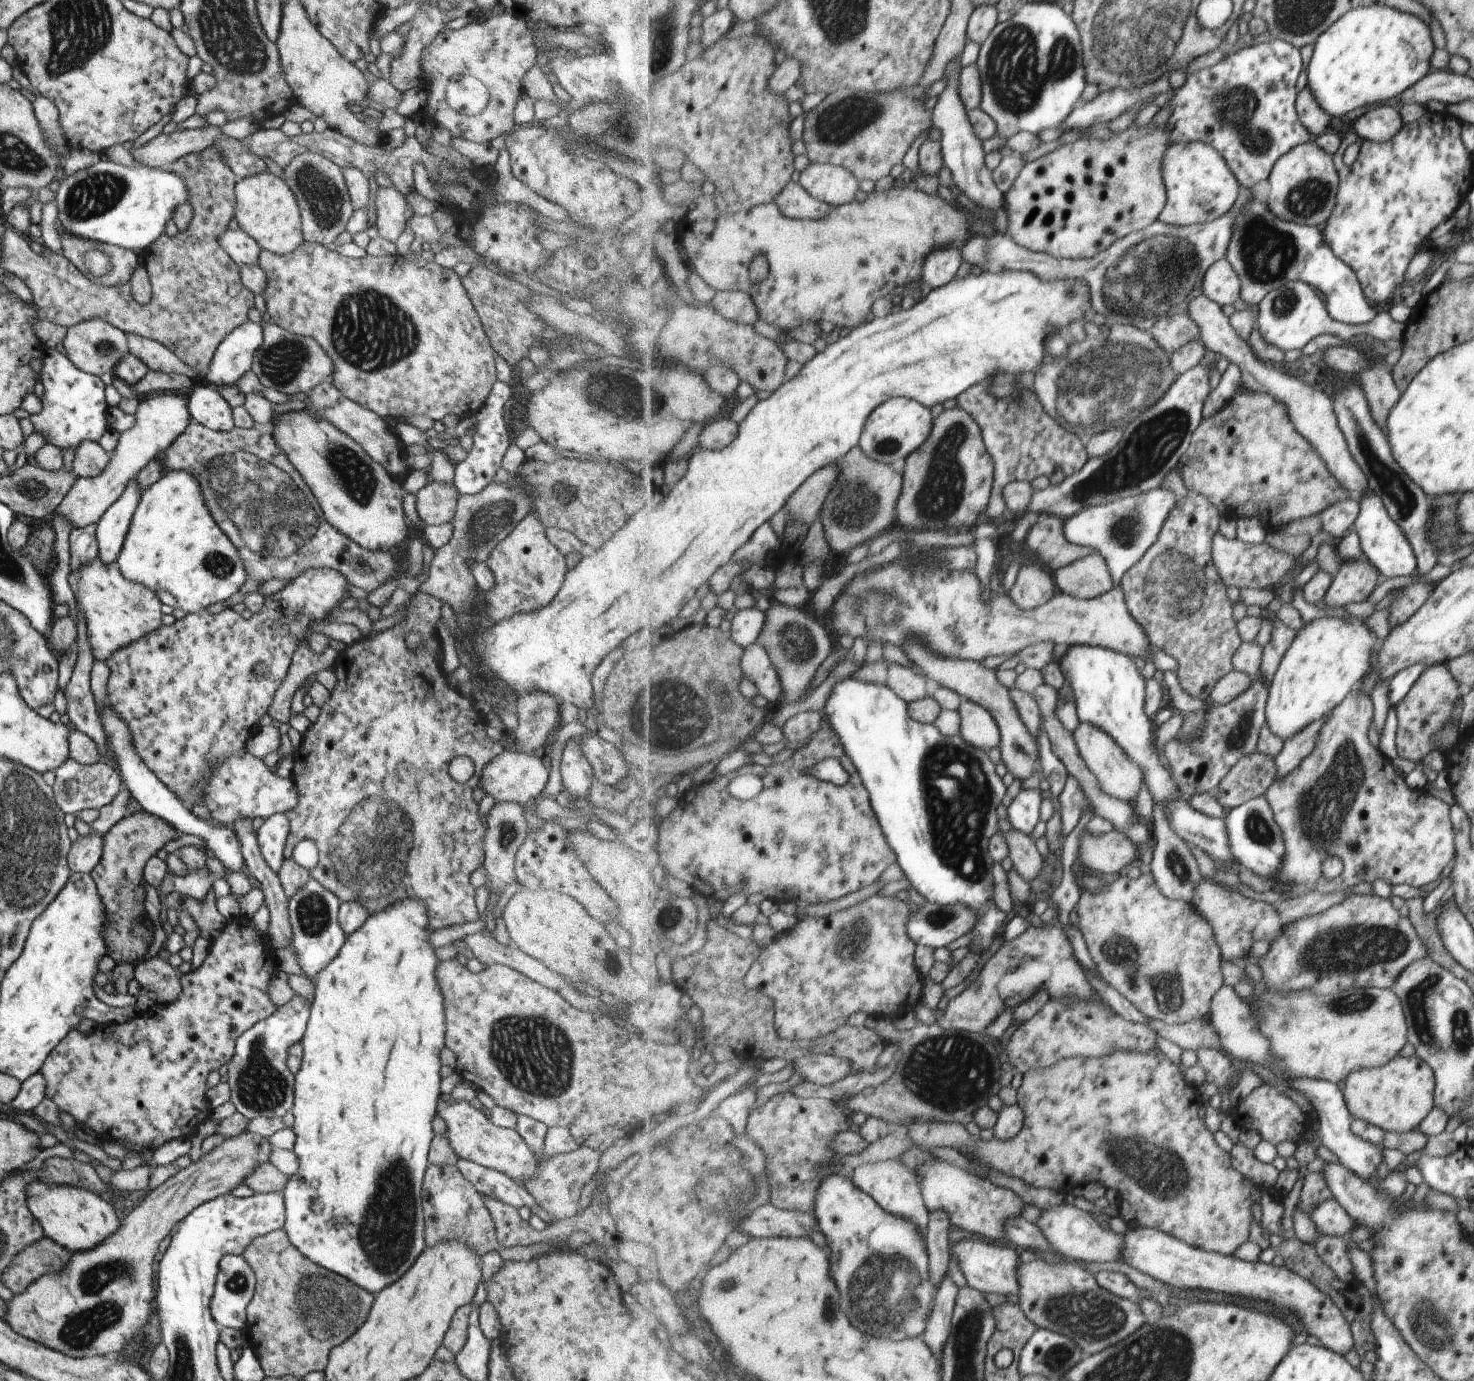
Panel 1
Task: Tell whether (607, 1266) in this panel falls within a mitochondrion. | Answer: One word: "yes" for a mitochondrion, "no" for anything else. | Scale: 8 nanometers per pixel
no

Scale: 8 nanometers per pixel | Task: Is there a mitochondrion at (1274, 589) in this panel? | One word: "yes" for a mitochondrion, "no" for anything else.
no

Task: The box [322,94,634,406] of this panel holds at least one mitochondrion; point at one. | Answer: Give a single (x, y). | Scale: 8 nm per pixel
(372, 332)

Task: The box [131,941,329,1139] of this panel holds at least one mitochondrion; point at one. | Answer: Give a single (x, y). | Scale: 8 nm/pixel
(261, 1087)

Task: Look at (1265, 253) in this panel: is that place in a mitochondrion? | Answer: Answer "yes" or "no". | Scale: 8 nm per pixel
yes

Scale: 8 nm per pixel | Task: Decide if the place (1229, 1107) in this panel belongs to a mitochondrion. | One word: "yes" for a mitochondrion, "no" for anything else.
no

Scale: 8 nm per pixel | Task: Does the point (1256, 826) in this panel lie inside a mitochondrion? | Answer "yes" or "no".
yes

